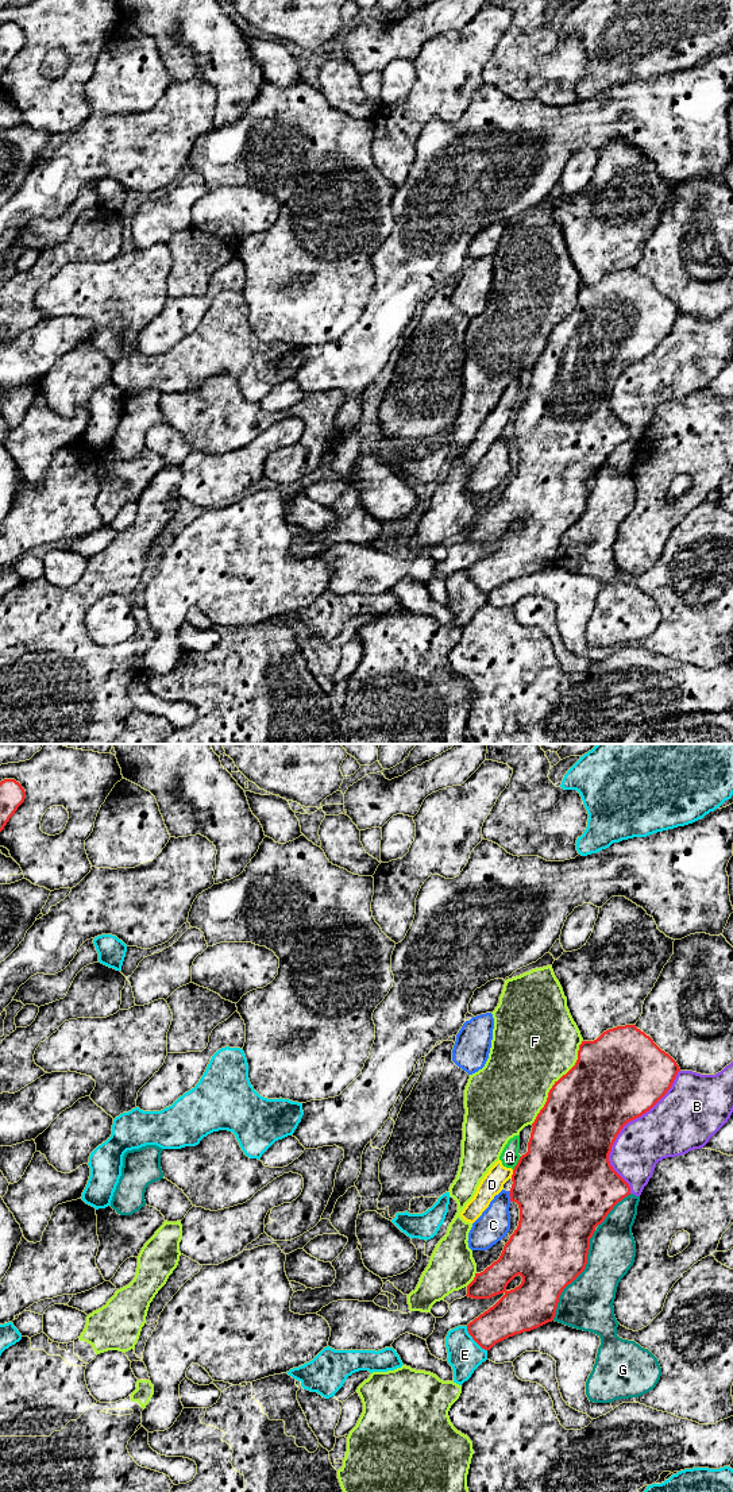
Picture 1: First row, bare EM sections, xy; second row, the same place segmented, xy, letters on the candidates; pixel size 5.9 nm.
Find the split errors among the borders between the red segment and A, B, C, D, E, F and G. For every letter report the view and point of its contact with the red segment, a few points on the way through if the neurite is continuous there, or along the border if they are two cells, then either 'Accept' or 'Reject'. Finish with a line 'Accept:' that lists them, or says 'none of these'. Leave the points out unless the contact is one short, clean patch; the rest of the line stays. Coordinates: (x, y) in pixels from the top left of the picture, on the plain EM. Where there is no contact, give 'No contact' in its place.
A: Touches red at xy (517, 407). Reject
B: Touches red at xy (622, 370). Reject
C: Touches red at xy (509, 439). Reject
D: Touches red at xy (513, 417). Boundary: xy (513, 413), (510, 421). Reject
E: Touches red at xy (474, 583). Reject
F: Touches red at xy (556, 326). Reject
G: Touches red at xy (578, 519). Reject
Accept: none of these

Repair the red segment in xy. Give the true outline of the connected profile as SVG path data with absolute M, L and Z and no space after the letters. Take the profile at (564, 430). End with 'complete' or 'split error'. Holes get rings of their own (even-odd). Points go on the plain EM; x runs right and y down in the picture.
M636 269L617 270L603 275L594 285L582 285L575 309L549 334L544 351L532 367L528 396L513 413L509 440L520 452L518 470L505 487L499 502L483 516L475 517L467 529L466 540L472 543L504 539L467 568L468 578L482 593L490 594L509 581L553 564L563 533L586 512L590 482L595 471L618 446L630 439L629 428L609 405L617 379L628 366L649 355L667 338L679 315L676 305ZM518 518L522 521L521 528L508 535L508 528Z | complete

